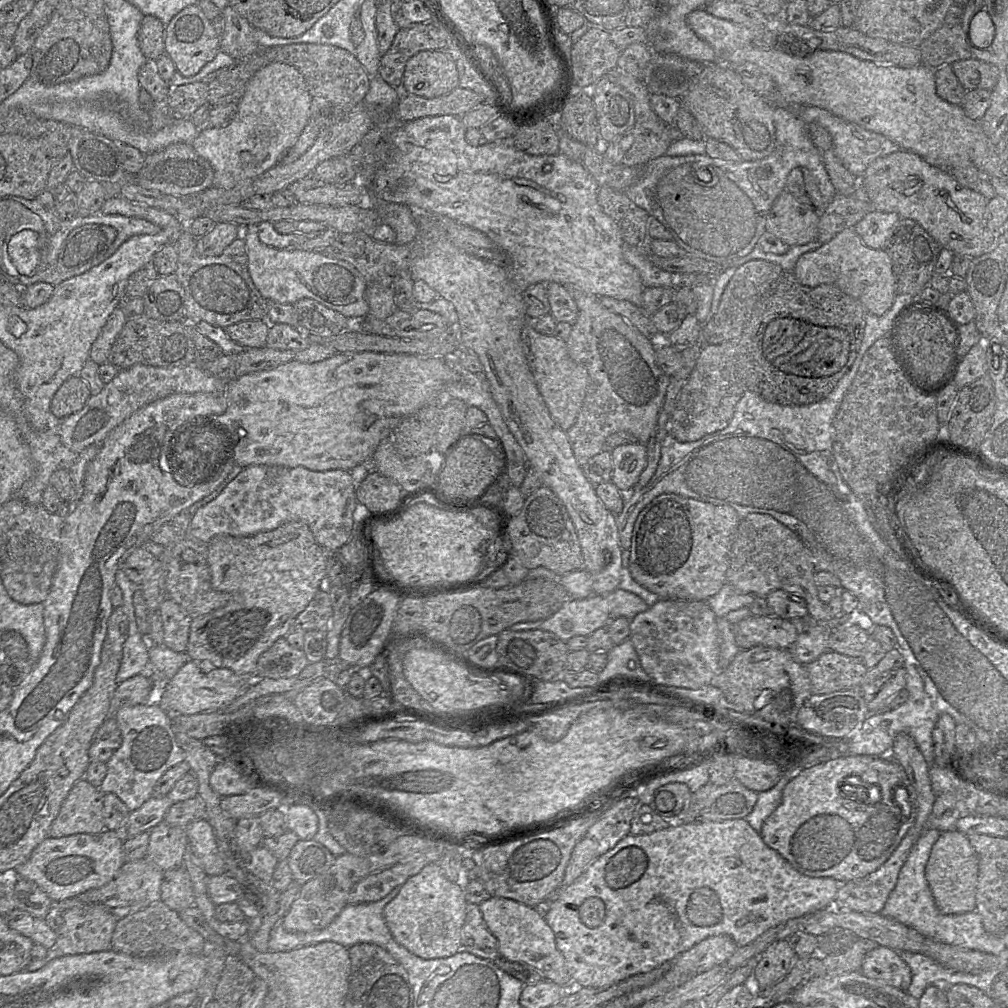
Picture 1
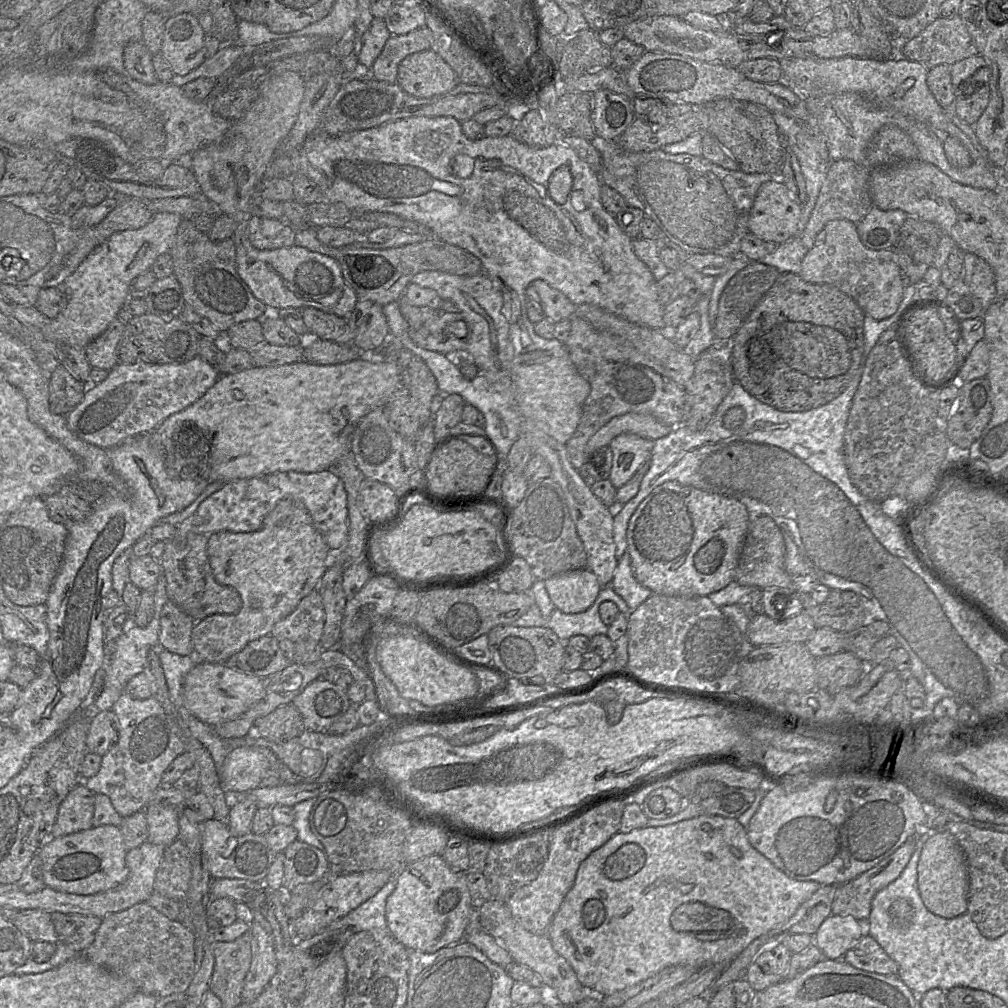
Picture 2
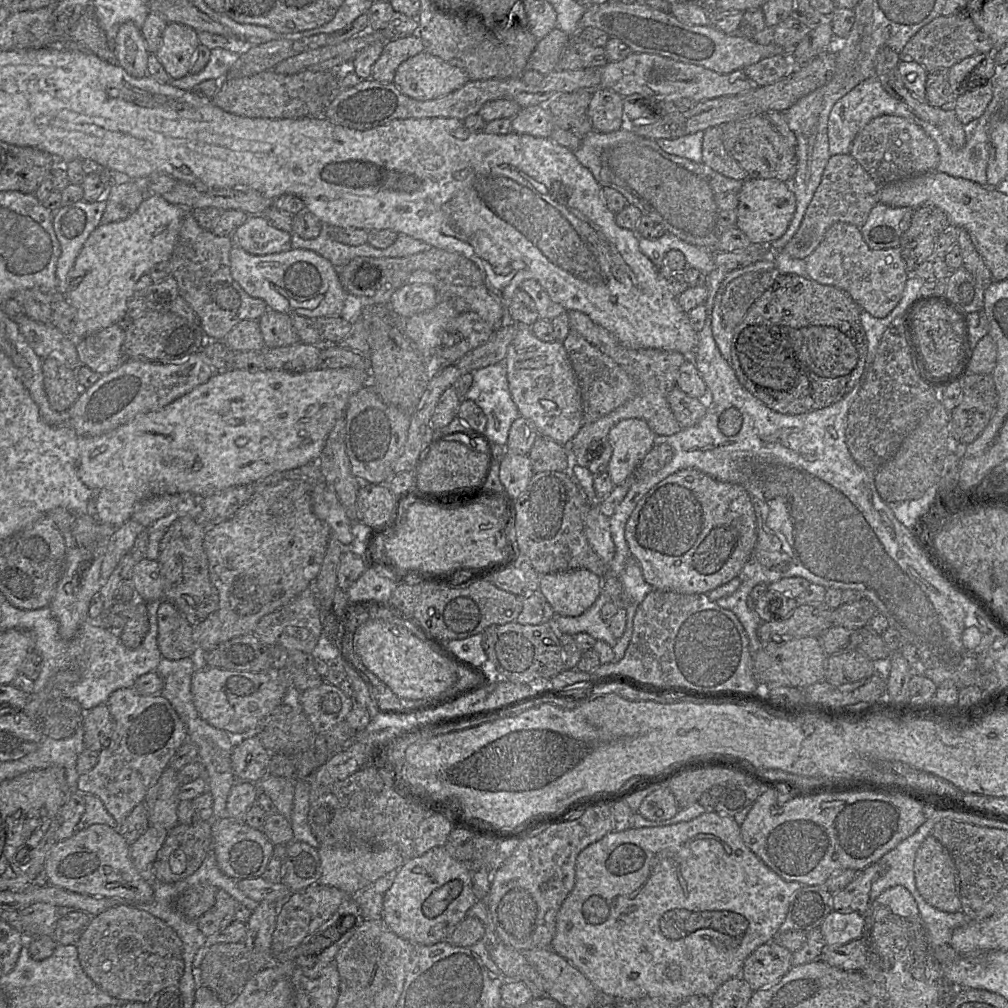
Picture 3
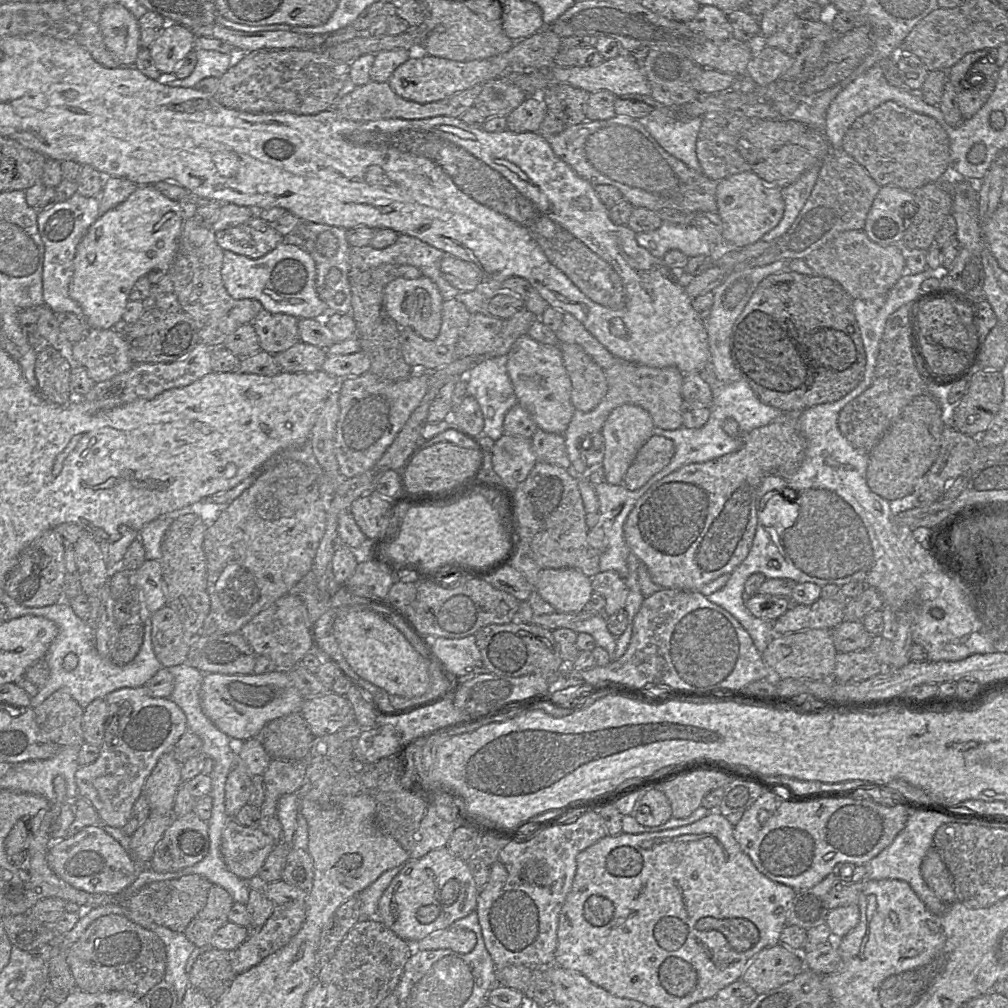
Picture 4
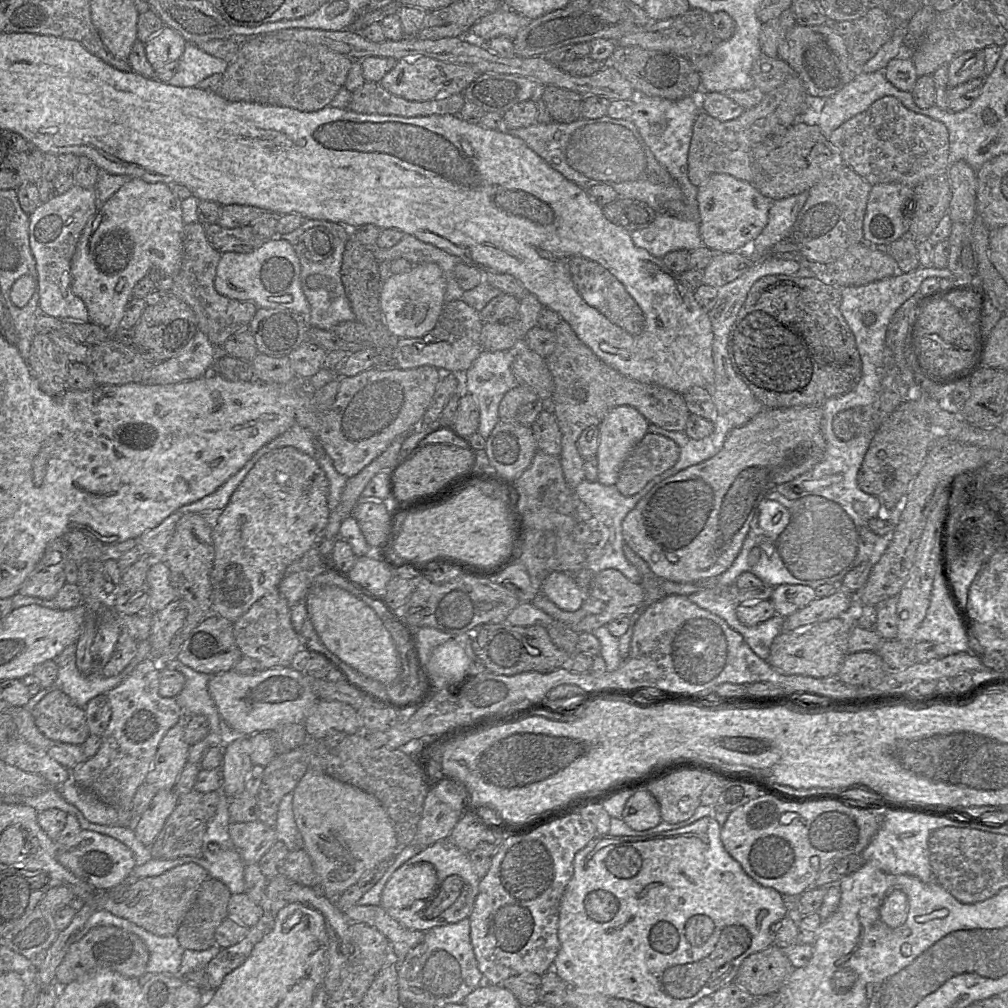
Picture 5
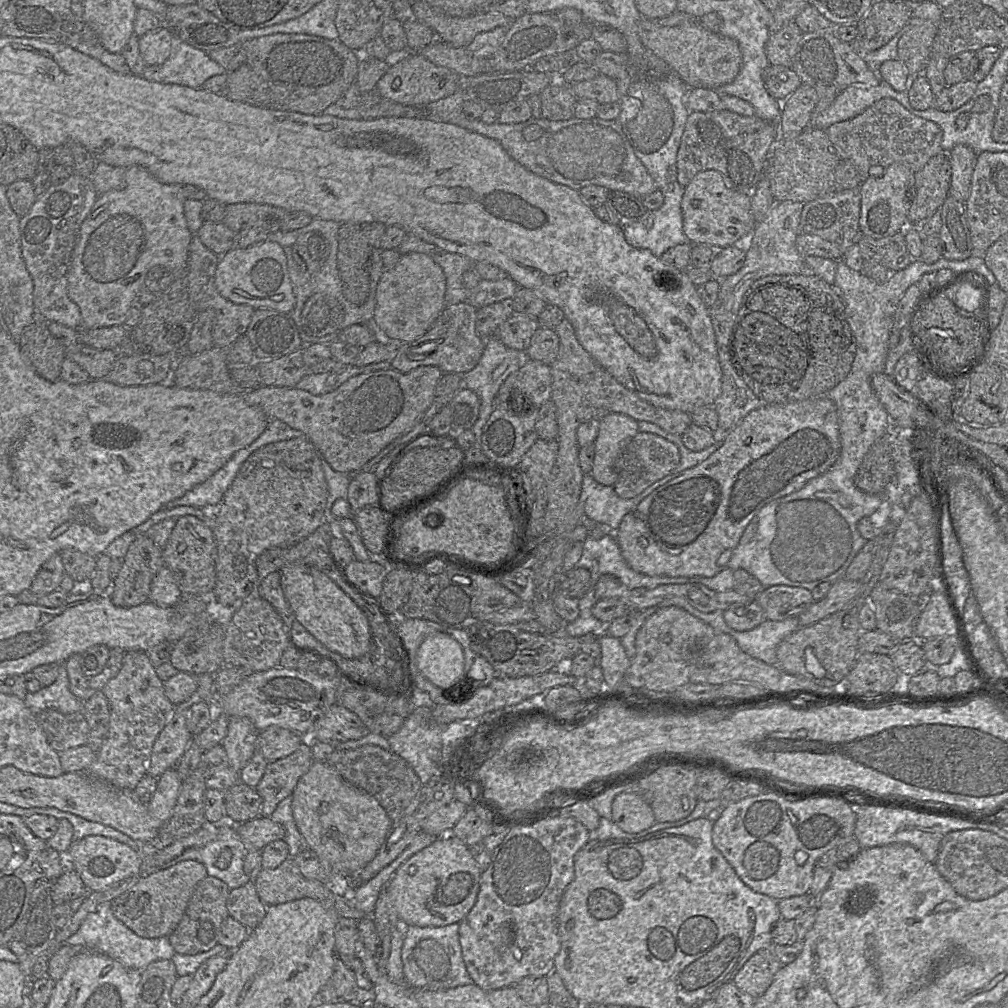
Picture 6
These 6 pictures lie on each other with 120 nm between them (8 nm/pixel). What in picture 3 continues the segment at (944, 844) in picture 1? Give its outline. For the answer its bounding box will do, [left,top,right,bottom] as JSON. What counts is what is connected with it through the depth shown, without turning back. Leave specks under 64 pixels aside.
[914,835,961,912]

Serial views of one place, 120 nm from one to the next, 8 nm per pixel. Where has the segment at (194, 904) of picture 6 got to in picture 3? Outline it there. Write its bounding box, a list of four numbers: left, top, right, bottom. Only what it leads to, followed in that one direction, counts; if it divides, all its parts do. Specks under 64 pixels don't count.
[198,889,237,939]

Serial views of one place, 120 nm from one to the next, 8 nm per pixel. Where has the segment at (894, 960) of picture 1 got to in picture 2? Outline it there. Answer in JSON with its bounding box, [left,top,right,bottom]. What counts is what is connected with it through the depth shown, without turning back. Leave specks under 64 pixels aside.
[842,934,898,975]

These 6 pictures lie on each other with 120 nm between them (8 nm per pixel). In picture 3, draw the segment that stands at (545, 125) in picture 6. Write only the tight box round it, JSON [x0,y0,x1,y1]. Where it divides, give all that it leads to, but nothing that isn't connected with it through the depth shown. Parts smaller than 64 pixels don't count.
[573,125,743,249]

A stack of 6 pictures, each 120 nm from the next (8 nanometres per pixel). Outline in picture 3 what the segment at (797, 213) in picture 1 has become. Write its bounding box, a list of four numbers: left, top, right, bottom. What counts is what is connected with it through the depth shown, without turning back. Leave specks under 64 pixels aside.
[738,178,796,245]

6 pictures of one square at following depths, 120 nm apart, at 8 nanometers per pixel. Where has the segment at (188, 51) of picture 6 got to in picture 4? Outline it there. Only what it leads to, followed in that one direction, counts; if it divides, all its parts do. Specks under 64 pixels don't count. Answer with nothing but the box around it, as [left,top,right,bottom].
[167,49,235,88]

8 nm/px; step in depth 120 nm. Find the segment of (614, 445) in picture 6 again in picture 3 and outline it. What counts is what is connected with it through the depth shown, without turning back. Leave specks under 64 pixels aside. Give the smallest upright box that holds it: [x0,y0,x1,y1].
[607,418,656,486]

